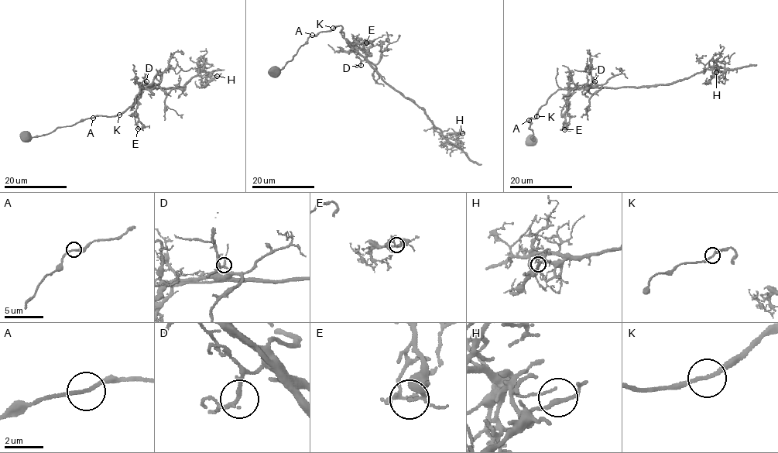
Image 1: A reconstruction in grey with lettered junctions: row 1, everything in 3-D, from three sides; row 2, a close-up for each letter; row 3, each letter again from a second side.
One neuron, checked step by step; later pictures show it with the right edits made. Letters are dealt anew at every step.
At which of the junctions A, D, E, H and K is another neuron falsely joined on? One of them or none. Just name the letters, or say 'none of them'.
none of them

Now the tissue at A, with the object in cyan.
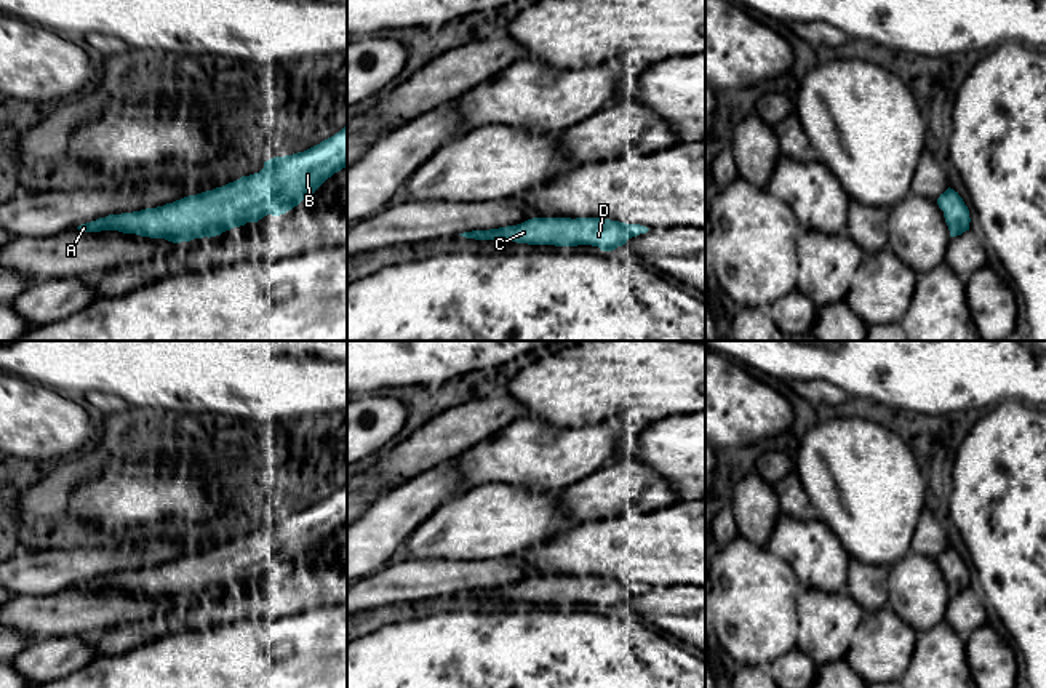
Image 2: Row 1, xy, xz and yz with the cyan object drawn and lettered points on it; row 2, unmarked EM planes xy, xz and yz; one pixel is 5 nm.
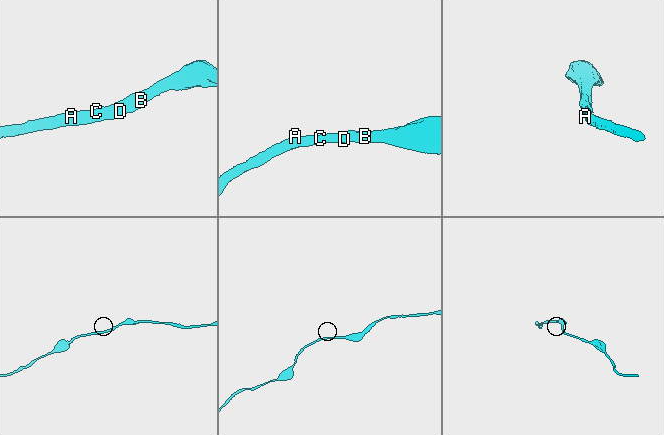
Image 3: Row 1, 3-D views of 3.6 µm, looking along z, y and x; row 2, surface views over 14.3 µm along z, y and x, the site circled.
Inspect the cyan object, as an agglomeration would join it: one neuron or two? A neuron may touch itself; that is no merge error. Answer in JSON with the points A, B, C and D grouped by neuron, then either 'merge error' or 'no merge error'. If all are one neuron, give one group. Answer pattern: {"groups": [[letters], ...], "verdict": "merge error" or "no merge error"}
{"groups": [["A", "B", "C", "D"]], "verdict": "no merge error"}

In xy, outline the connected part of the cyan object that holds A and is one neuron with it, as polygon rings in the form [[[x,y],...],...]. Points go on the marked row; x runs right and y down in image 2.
[[[347,126],[320,144],[293,155],[273,157],[264,162],[259,173],[242,176],[222,187],[189,195],[157,208],[133,213],[109,214],[78,226],[82,232],[118,230],[173,243],[216,237],[246,222],[258,222],[267,214],[280,216],[310,197],[328,178],[347,166]]]

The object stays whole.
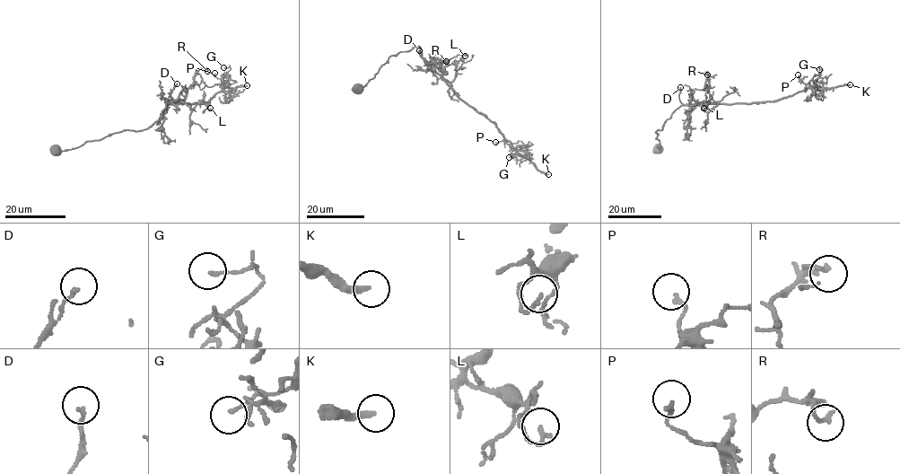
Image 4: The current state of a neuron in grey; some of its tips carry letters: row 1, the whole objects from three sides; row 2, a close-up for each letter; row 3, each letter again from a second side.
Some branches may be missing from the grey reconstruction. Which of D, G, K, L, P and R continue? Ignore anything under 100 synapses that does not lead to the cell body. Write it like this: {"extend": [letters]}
{"extend": ["K"]}

